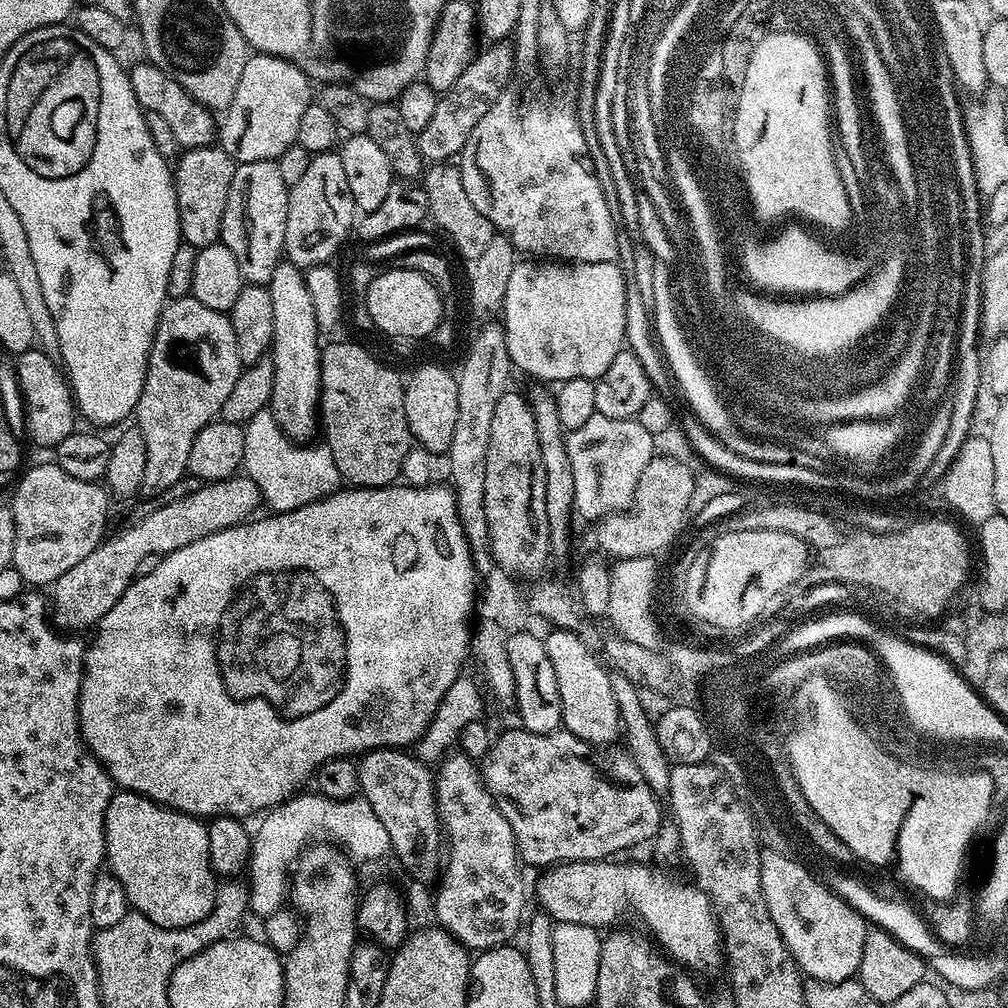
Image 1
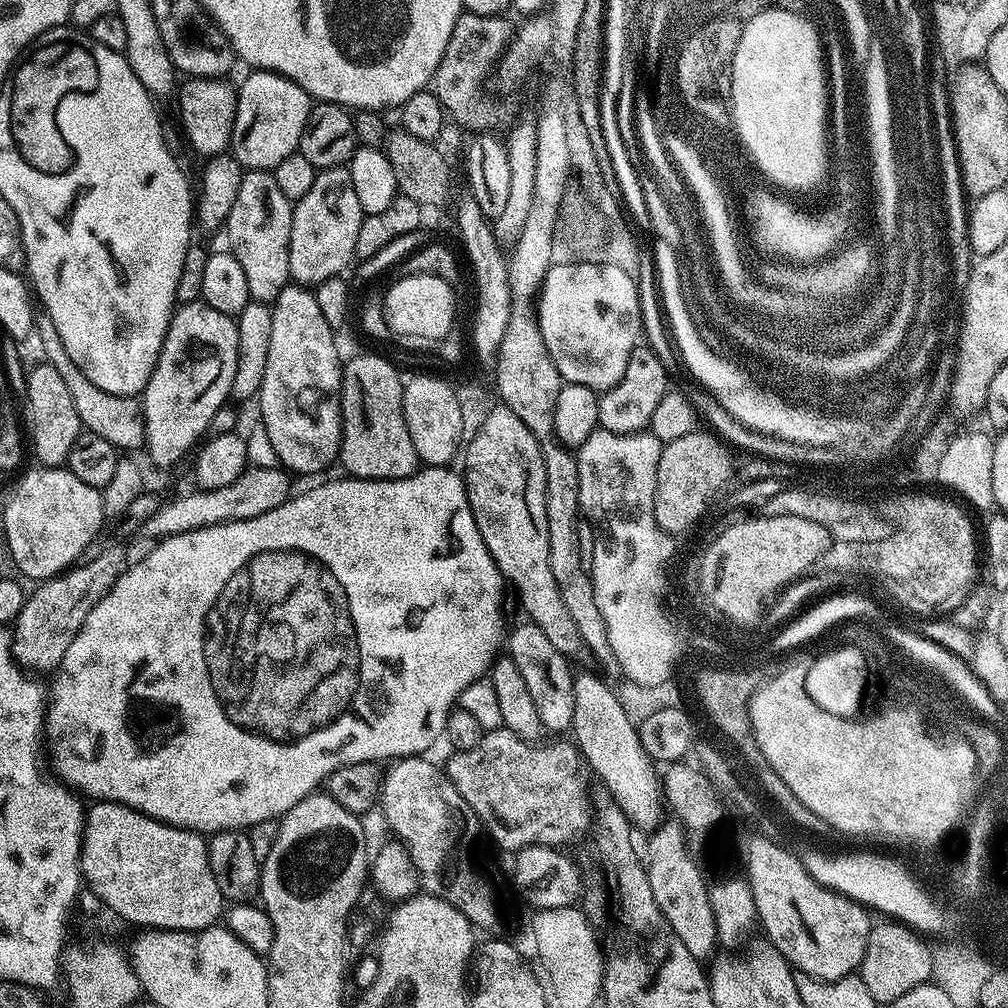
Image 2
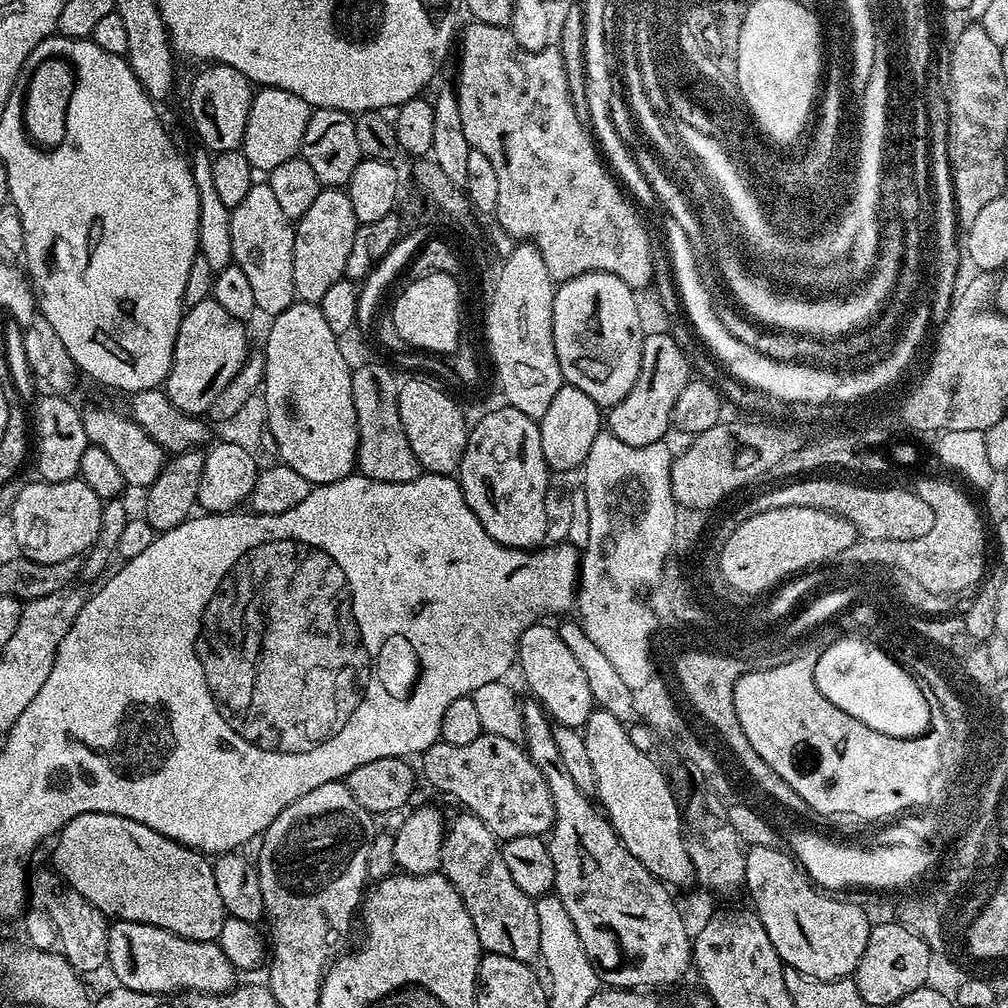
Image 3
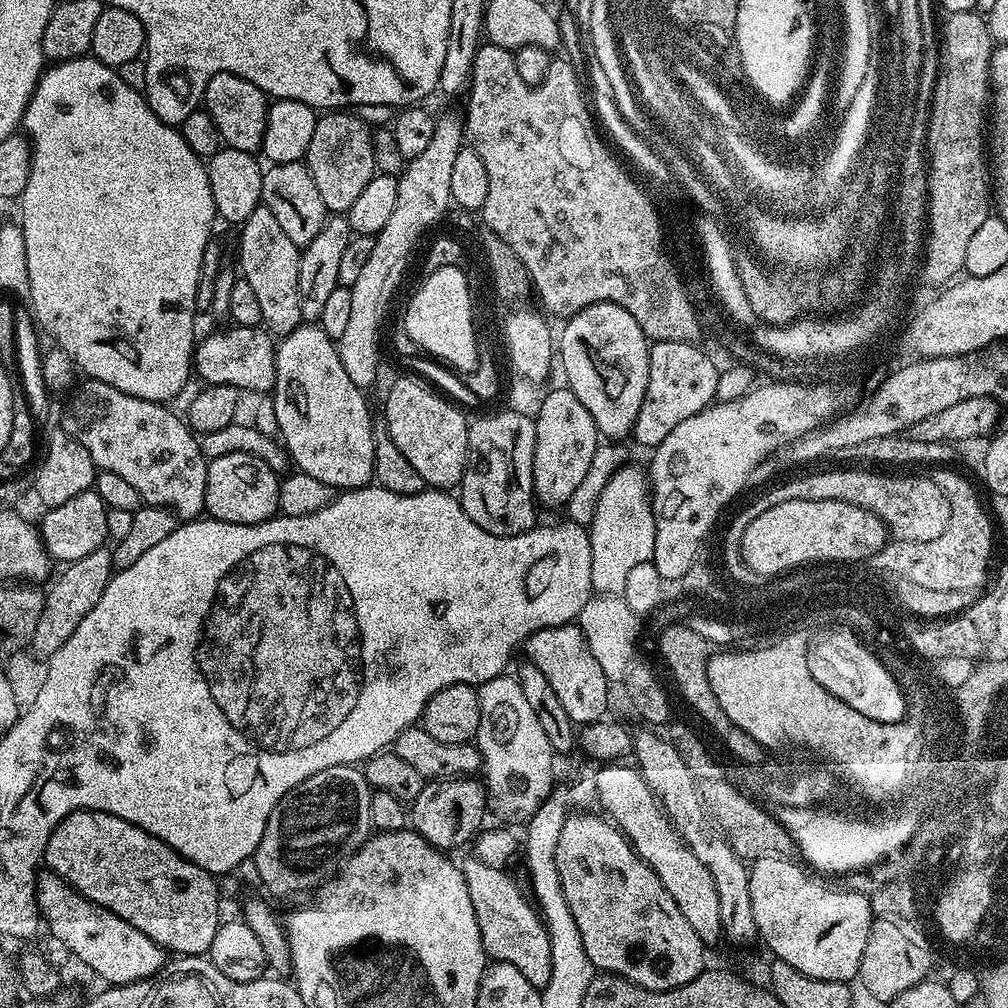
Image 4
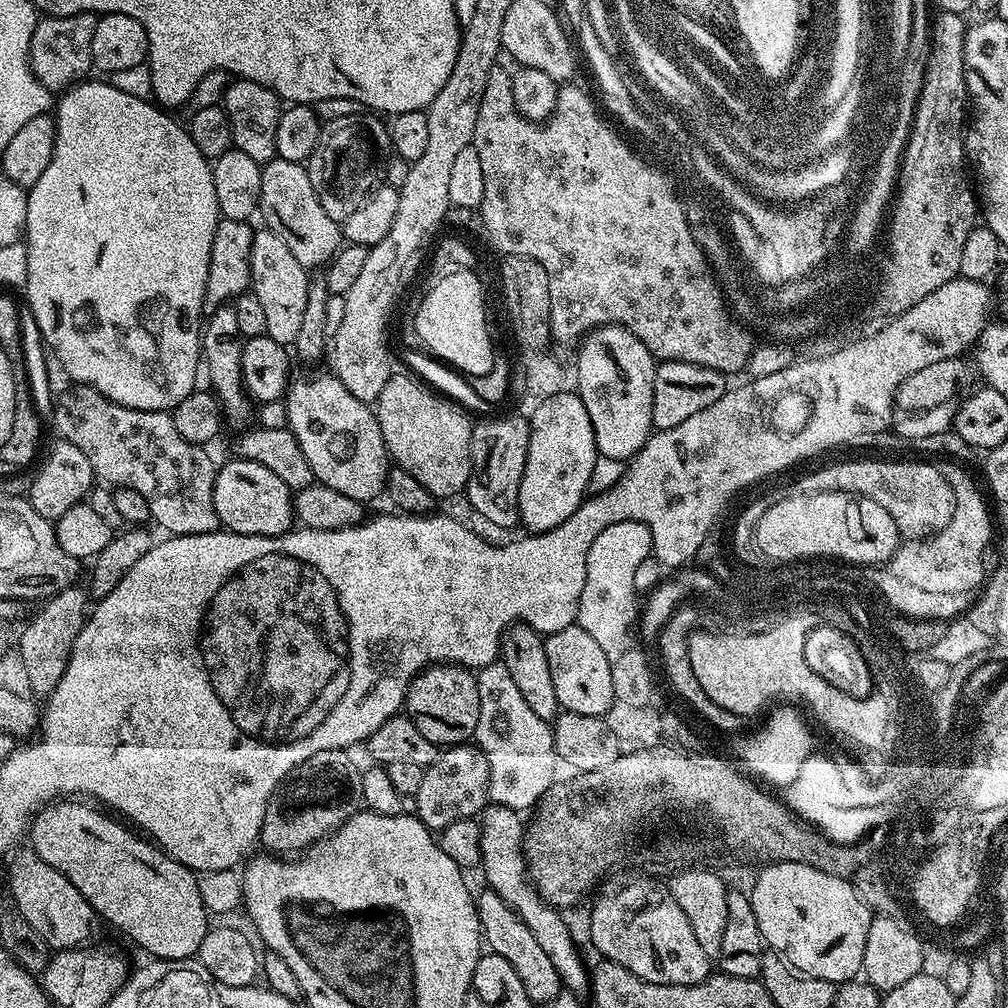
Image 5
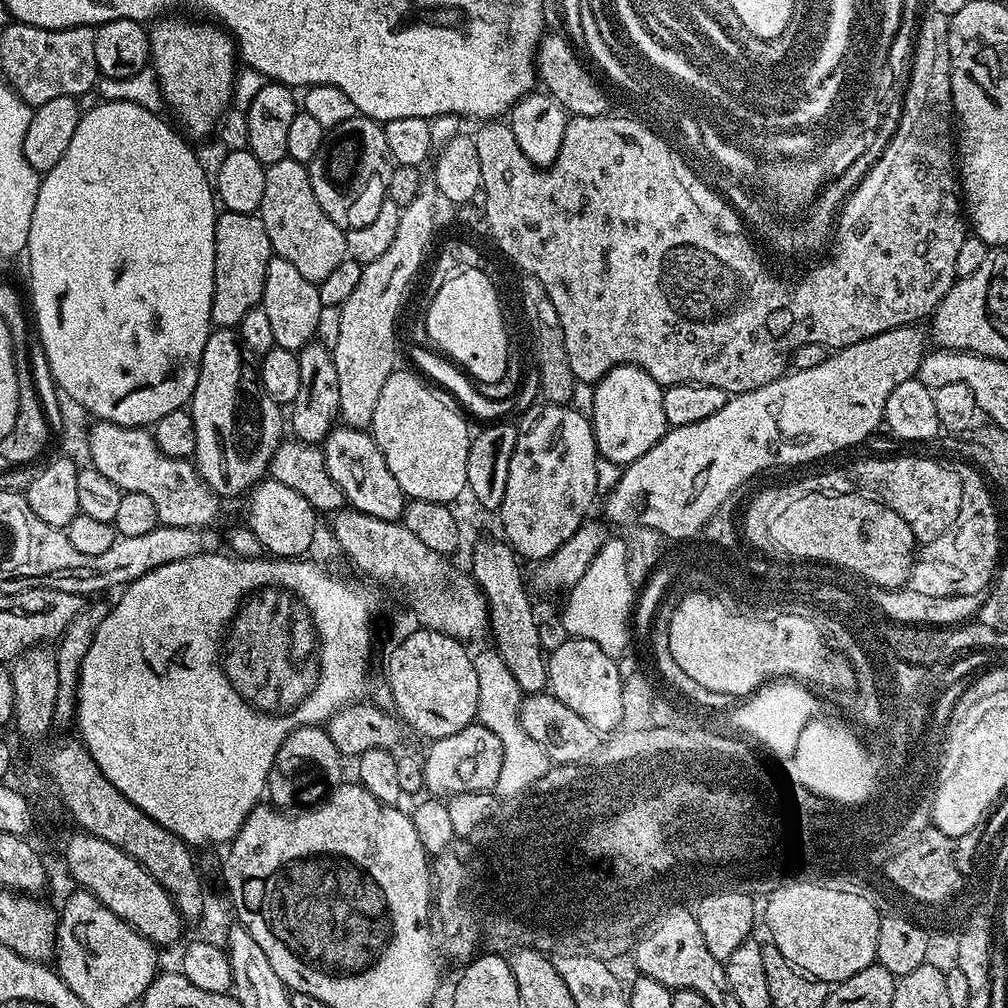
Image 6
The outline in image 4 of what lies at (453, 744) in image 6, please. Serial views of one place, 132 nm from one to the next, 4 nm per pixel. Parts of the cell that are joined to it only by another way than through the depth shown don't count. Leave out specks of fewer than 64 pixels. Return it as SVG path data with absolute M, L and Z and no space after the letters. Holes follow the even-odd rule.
M461 778L458 780L430 780L418 794L416 800L410 804L410 824L426 843L435 848L449 850L448 848L460 848L464 843L471 841L481 831L484 820L484 808L486 812L486 788L479 784L476 778Z

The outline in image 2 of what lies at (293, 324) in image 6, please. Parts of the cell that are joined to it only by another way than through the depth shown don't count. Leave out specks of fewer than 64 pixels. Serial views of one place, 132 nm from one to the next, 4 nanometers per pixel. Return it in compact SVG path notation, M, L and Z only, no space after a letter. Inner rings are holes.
M248 170L238 186L238 199L228 215L227 251L242 265L252 300L271 305L290 284L290 226L294 204L278 190L275 175L268 170Z

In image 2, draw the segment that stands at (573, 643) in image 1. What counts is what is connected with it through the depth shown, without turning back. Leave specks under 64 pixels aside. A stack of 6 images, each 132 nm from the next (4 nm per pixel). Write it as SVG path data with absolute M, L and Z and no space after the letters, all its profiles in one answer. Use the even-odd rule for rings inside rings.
M588 672L581 676L579 673L574 679L574 718L570 732L576 735L574 743L583 763L600 775L597 776L599 783L608 787L633 829L640 831L641 828L645 834L655 832L666 816L657 765L640 745L637 725L626 716L617 693Z

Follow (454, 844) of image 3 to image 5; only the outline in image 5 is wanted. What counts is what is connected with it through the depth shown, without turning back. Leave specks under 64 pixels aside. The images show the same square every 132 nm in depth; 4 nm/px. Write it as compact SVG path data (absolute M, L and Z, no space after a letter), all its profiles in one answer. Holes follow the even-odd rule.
M484 890L481 896L479 893L475 901L483 943L491 952L506 958L506 962L514 966L514 971L517 972L518 978L522 978L522 986L532 999L533 1005L543 1006L560 995L562 985L558 978L558 970L554 970L549 956L542 951L542 946L534 939L534 934L530 934L526 922L522 922L520 915L498 893L491 890Z

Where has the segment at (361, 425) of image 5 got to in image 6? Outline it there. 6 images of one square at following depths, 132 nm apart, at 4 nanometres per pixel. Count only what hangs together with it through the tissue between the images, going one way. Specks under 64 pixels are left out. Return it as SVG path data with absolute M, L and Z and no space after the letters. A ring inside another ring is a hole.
M336 426L323 440L322 447L326 470L351 507L383 520L399 521L403 517L406 503L404 491L402 486L398 486L394 474L390 474L390 466L386 466L386 458L382 458L382 450L378 450L371 431Z

